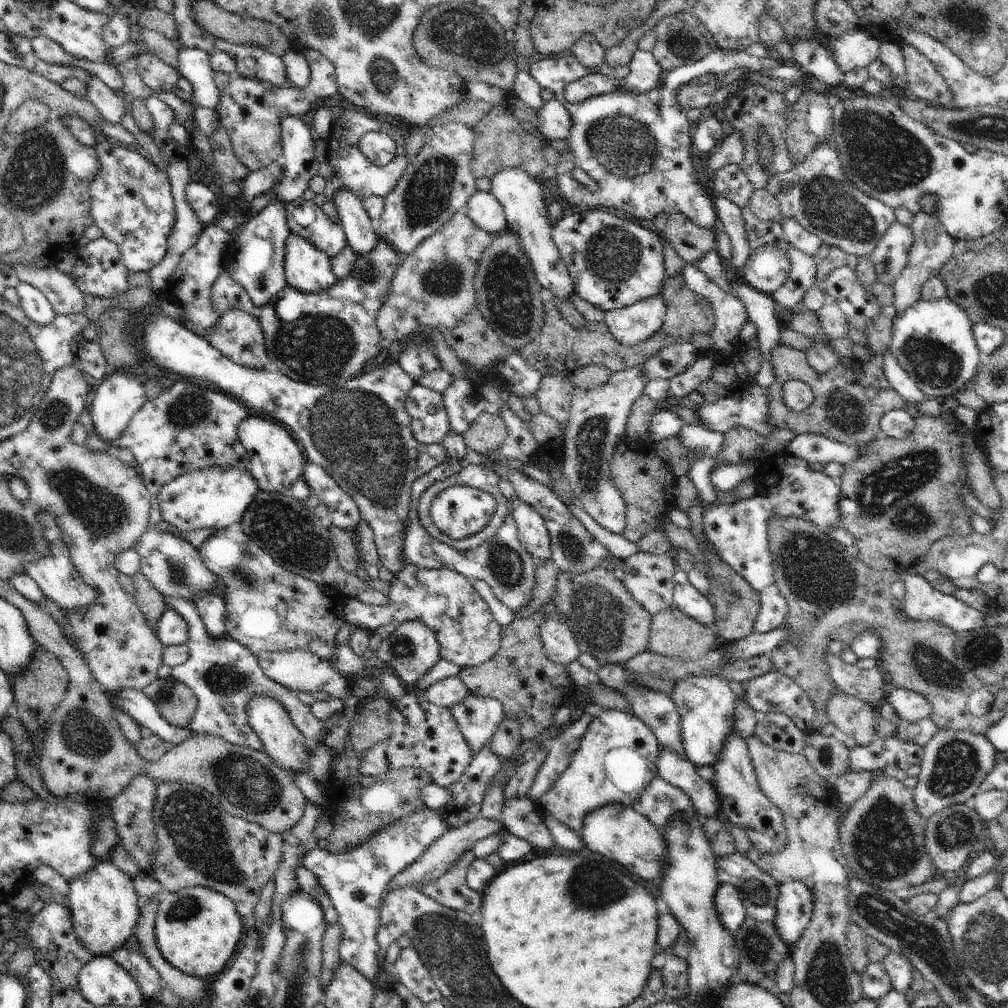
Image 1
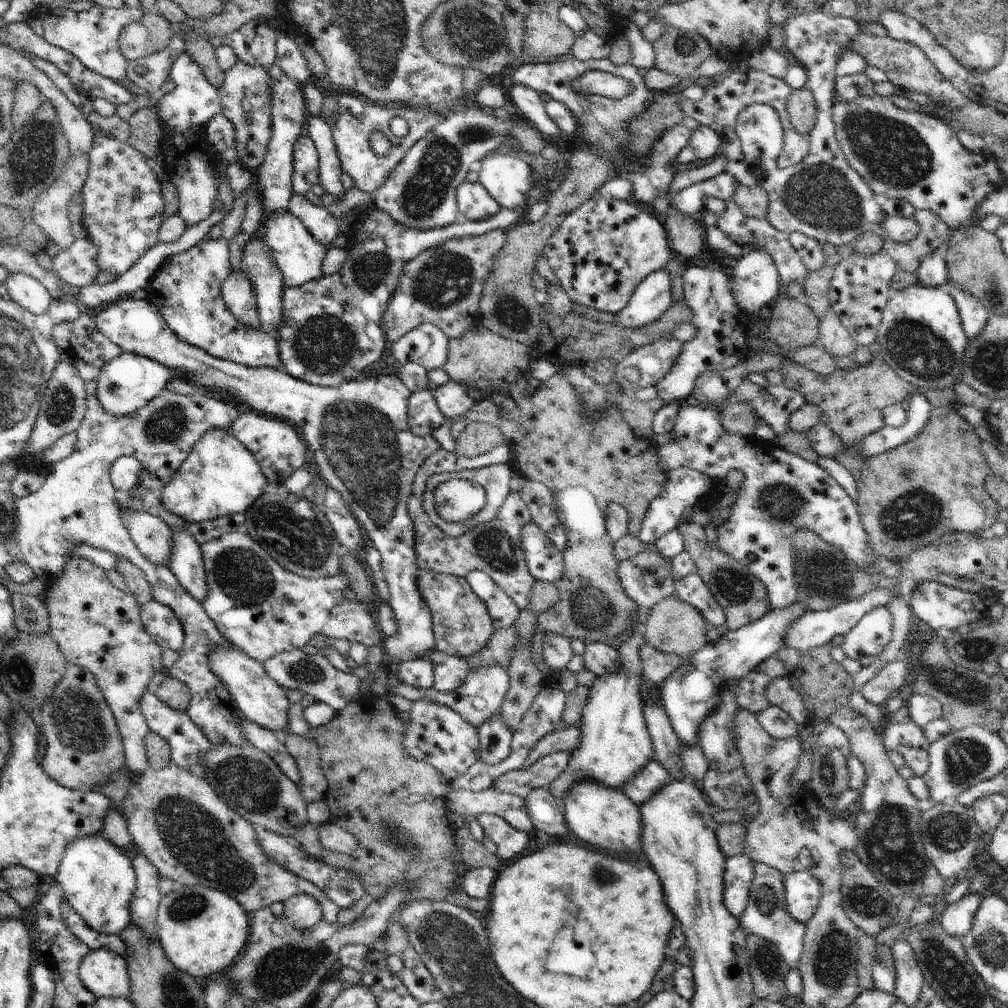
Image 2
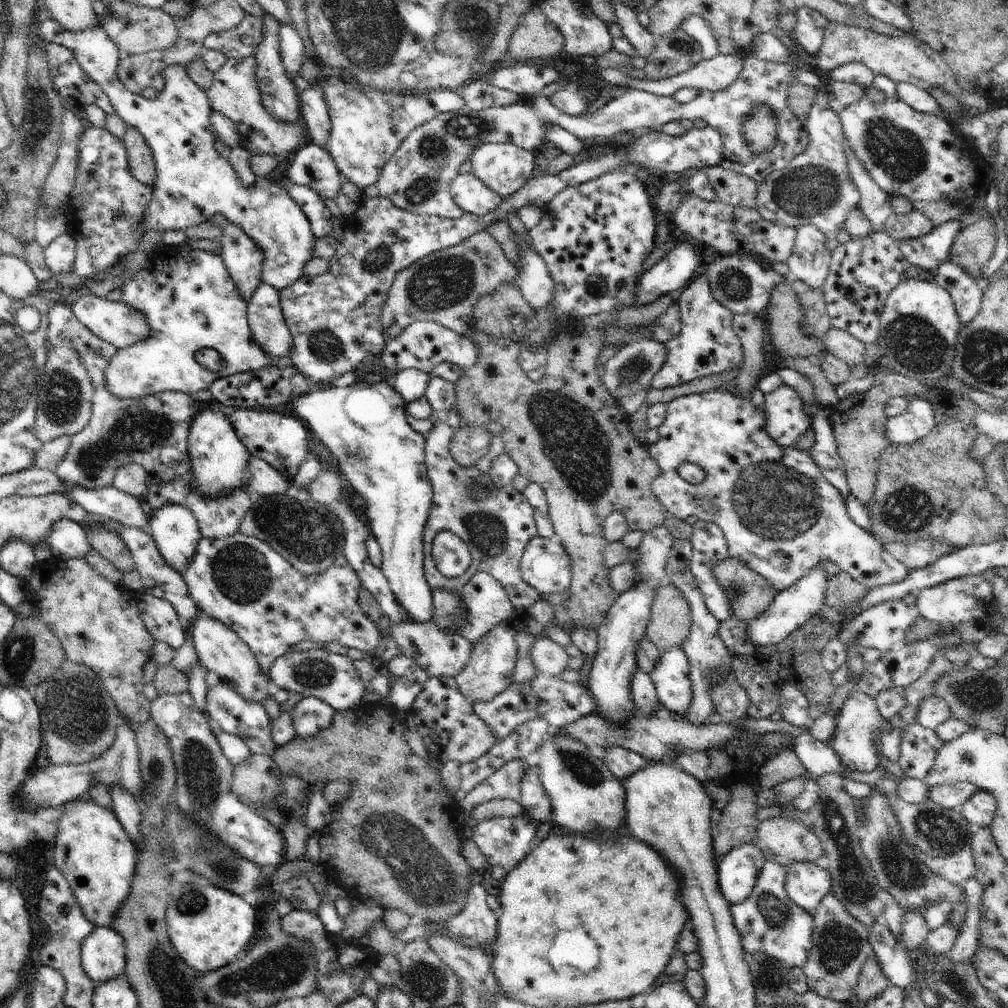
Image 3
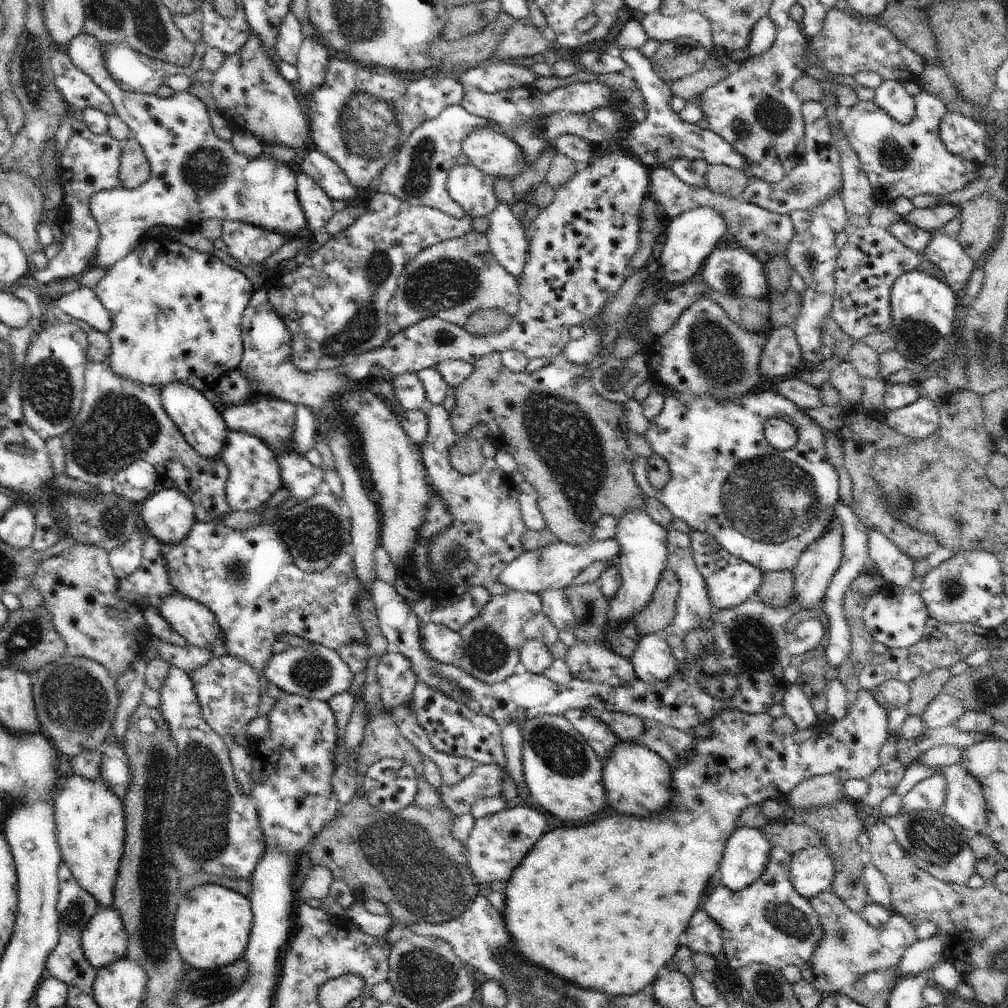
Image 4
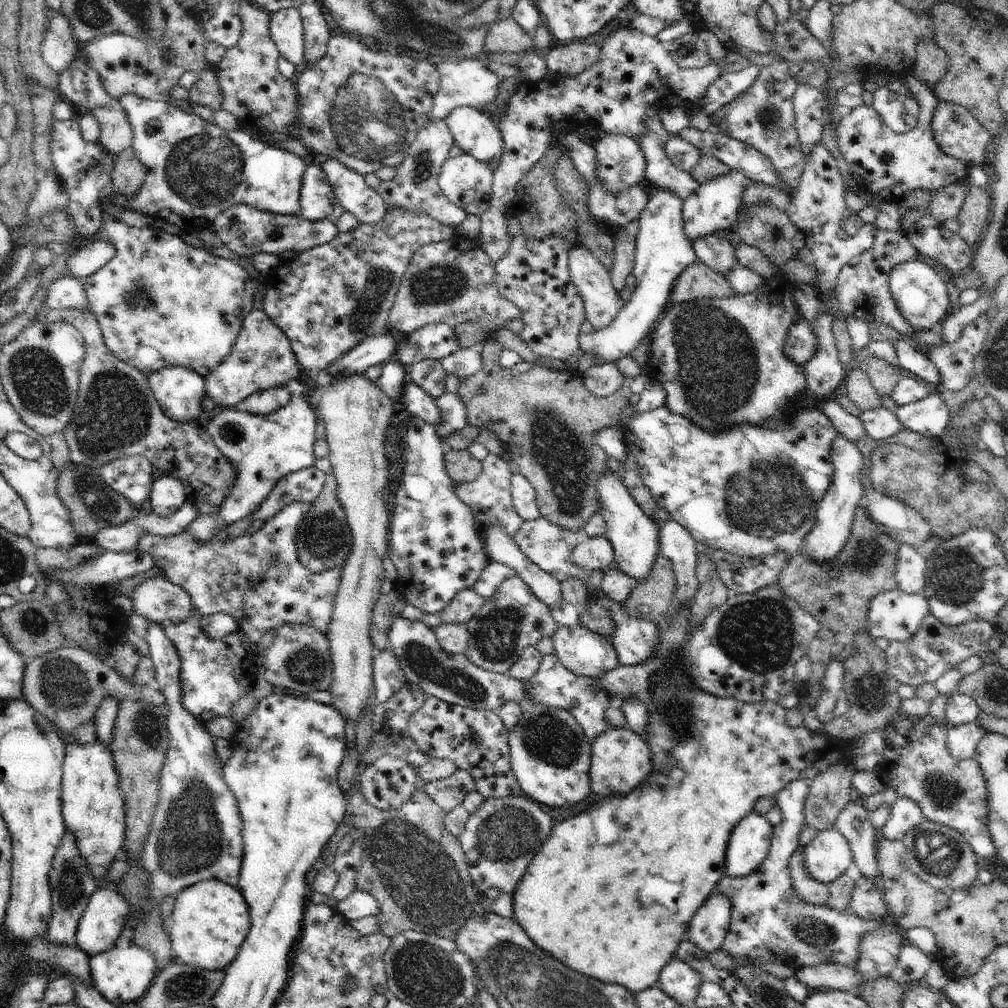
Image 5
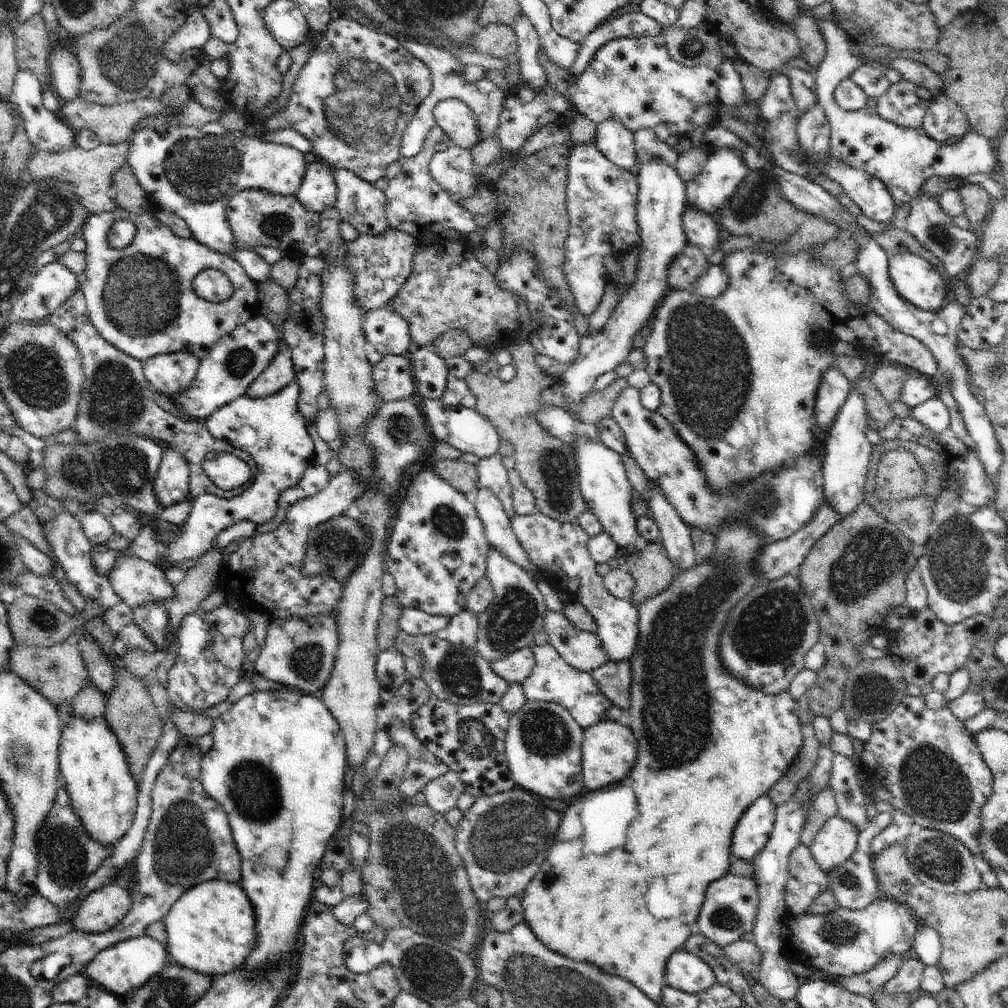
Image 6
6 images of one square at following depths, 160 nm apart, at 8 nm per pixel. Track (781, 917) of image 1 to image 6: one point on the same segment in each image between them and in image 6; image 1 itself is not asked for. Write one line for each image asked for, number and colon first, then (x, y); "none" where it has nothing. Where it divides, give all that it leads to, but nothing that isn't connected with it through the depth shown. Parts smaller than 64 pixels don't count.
2: (803, 891)
3: (807, 884)
4: (812, 870)
5: (829, 855)
6: (837, 840)

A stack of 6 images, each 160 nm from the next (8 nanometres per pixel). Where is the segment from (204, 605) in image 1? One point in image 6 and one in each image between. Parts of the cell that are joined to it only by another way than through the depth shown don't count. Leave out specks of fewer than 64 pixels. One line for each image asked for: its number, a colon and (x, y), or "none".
2: (187, 565)
3: (176, 532)
4: (168, 514)
5: (167, 494)
6: (171, 485)

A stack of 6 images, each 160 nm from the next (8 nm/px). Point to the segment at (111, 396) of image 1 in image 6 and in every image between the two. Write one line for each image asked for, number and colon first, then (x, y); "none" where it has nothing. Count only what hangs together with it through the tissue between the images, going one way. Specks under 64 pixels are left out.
2: (128, 382)
3: (187, 296)
4: (177, 313)
5: (160, 302)
6: (140, 299)

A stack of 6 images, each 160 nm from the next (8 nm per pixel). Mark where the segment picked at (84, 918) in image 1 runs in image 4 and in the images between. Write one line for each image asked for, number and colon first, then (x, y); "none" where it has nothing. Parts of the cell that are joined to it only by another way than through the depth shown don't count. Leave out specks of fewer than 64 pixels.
2: (99, 881)
3: (93, 852)
4: (90, 822)

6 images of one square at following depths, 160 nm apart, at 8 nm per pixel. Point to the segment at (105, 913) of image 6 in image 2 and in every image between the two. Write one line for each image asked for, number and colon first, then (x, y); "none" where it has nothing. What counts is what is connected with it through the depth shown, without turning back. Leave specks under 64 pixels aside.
2: (104, 973)
3: (103, 951)
4: (104, 941)
5: (99, 927)

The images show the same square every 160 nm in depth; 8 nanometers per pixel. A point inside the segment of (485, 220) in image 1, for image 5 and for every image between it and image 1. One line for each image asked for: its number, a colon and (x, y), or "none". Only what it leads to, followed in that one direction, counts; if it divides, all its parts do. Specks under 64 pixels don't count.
2: (474, 201)
3: (469, 193)
4: (467, 185)
5: (465, 181)

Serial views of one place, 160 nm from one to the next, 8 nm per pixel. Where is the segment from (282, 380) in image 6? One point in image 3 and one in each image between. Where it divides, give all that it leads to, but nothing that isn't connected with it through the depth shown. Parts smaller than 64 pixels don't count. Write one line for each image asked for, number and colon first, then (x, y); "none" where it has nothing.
3: (280, 439)
4: (273, 420)
5: (260, 403)

